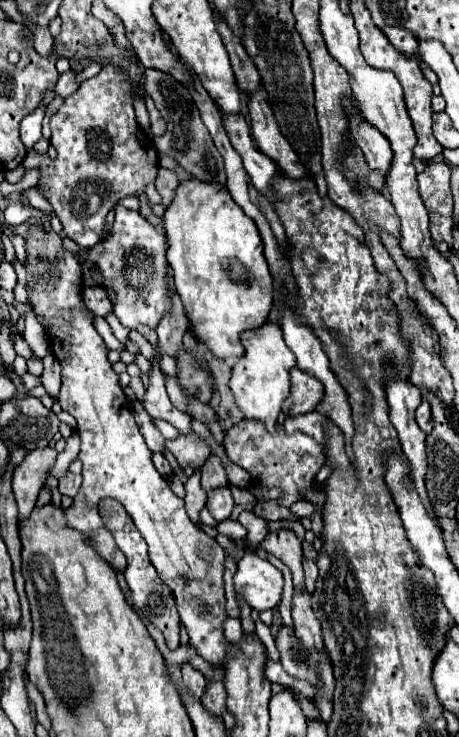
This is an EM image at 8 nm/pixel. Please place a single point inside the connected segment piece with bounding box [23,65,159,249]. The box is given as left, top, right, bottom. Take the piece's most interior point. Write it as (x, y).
(103, 155)

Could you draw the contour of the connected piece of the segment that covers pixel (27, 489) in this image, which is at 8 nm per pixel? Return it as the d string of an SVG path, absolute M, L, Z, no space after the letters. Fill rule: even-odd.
M53 447L35 449L25 455L21 465L13 473L13 493L19 505L19 515L29 517L37 503L37 495L49 477L51 467L55 465L57 451Z

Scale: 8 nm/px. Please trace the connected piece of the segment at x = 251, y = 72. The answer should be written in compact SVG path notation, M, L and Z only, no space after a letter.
M215 13L215 19L217 19L217 31L225 43L225 49L229 53L229 59L231 59L231 67L235 71L235 77L237 77L237 83L239 87L245 91L245 93L251 93L253 89L259 87L259 73L251 61L251 57L247 57L247 51L243 49L243 43L239 39L239 35L235 35L229 25L223 21L223 17L219 17Z

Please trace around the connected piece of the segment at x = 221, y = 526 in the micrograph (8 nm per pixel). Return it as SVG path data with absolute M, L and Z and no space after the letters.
M231 519L219 522L216 529L219 533L234 539L244 539L247 535L247 530L238 521Z

